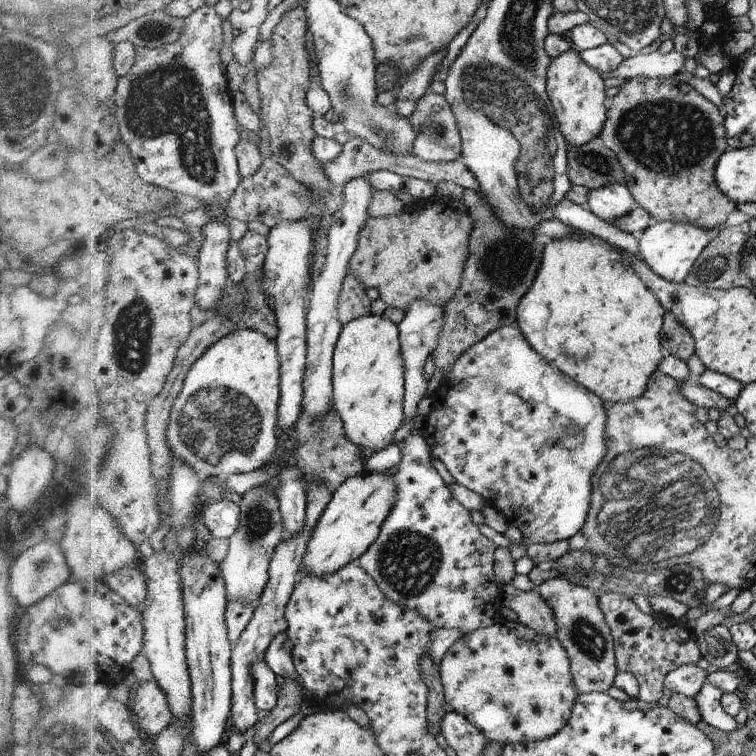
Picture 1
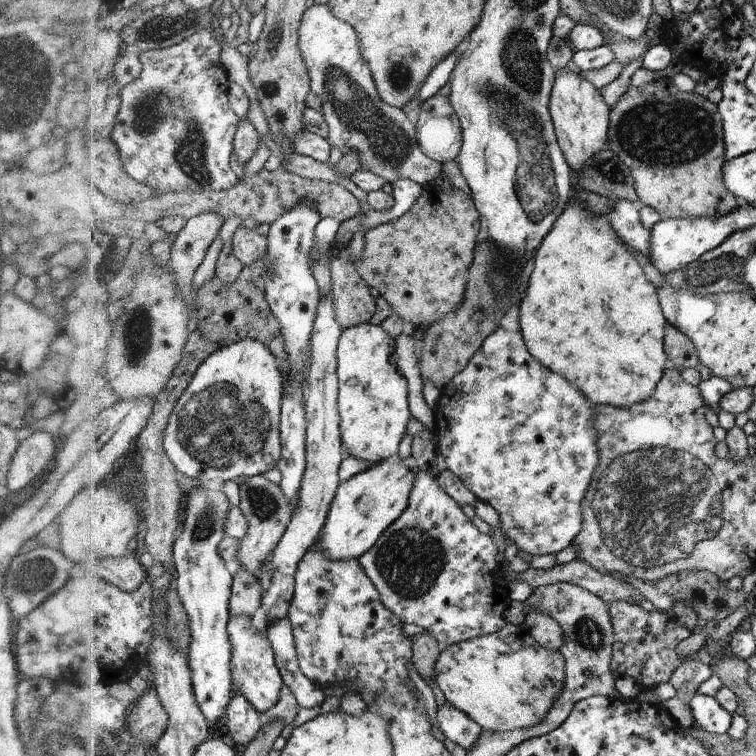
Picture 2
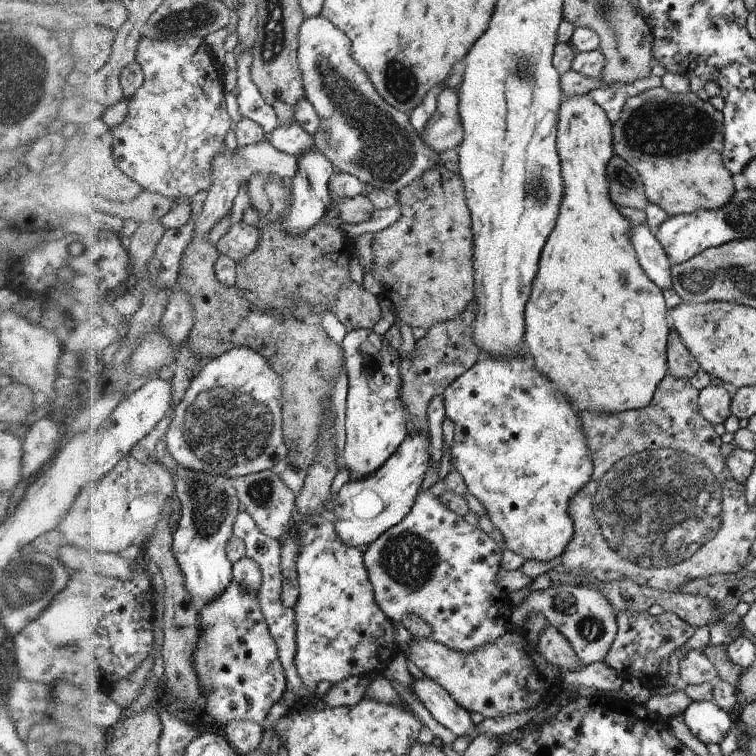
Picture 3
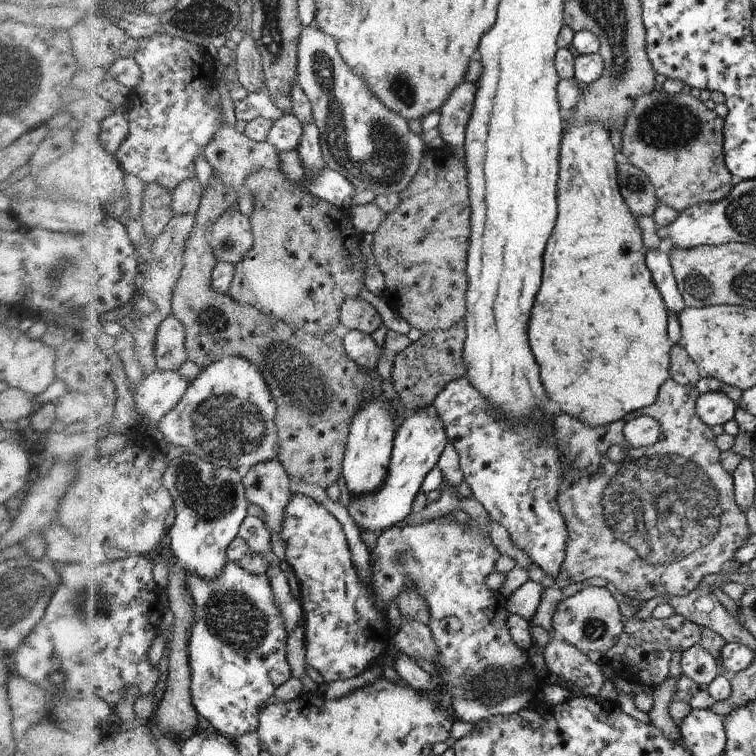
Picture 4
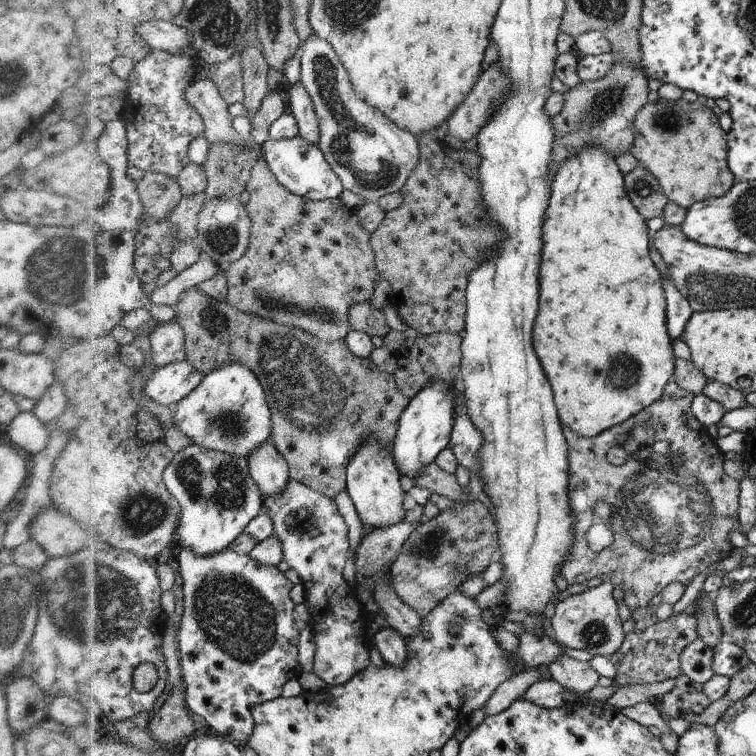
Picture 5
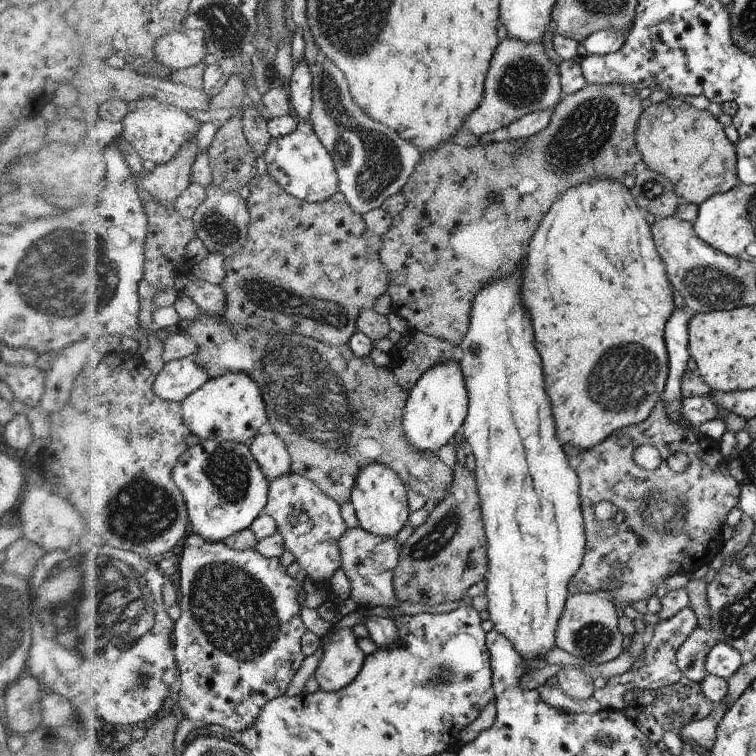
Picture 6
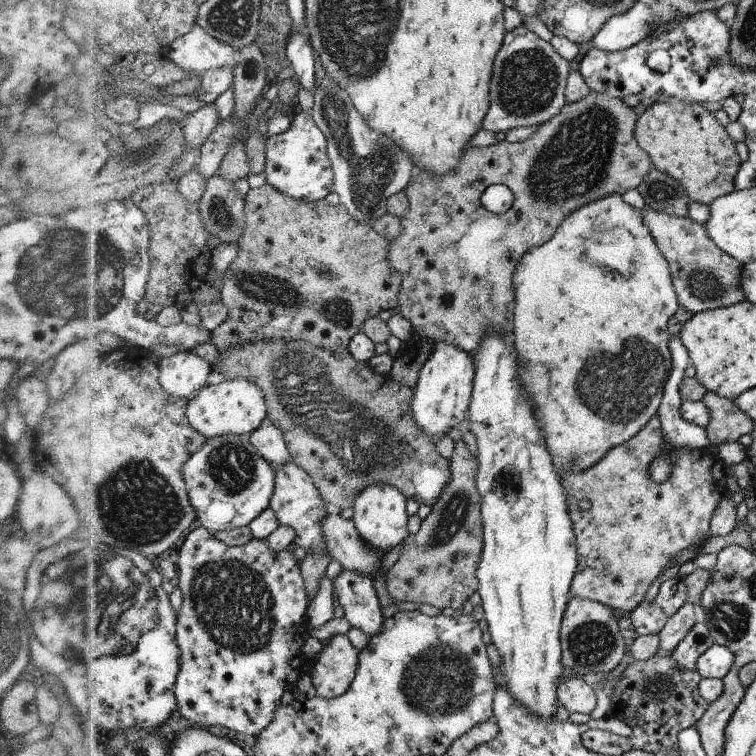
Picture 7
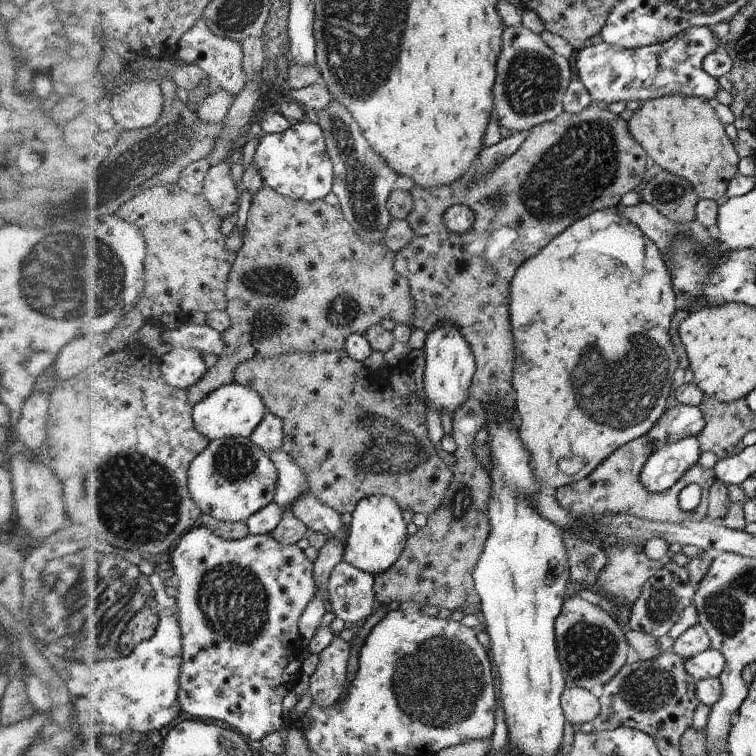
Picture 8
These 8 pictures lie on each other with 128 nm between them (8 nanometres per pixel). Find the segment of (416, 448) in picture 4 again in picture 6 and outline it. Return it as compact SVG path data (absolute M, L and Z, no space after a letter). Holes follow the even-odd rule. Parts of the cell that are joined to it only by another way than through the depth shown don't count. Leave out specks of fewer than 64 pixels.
M460 359L440 362L425 371L412 391L409 391L405 406L404 430L407 440L422 452L435 453L453 441L468 418L469 389L466 388L466 376L462 372Z

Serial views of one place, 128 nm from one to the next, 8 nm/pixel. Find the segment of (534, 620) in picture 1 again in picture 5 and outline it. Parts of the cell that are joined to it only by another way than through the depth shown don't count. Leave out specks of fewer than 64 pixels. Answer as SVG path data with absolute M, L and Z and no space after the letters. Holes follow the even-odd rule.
M564 653L558 656L549 666L549 672L558 684L570 689L579 695L590 692L598 684L600 675L588 661L570 658Z

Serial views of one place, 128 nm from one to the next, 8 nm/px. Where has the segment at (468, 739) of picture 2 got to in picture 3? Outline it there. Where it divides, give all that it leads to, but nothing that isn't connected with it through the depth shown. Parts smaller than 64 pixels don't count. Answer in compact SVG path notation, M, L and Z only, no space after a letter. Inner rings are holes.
M428 676L422 679L414 678L414 693L434 720L452 730L458 738L474 734L477 718L462 708L438 682L430 680Z

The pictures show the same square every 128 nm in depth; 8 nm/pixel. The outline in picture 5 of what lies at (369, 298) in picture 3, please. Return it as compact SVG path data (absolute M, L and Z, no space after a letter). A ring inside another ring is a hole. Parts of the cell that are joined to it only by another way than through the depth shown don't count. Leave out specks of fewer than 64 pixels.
M371 303L354 304L347 314L352 331L366 332L368 336L382 339L391 330L382 310Z

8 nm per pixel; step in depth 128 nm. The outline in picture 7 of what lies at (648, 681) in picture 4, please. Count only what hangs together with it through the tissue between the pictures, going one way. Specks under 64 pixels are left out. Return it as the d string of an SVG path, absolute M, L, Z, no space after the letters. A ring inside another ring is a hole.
M685 603L678 612L666 622L666 625L658 634L660 643L656 656L672 656L673 651L695 625L696 614L694 613L694 606L692 603Z

